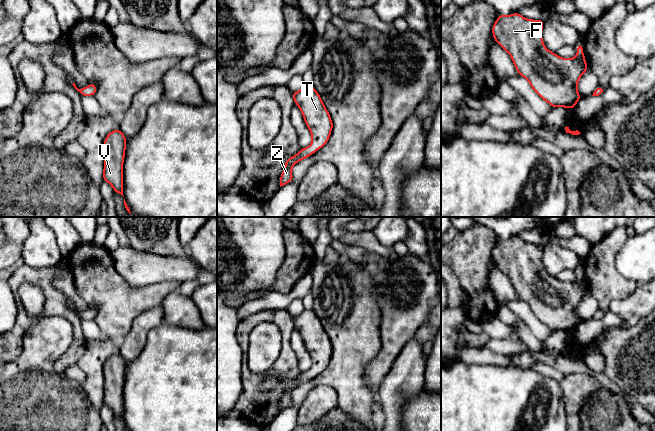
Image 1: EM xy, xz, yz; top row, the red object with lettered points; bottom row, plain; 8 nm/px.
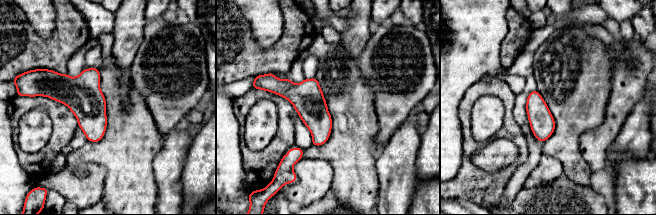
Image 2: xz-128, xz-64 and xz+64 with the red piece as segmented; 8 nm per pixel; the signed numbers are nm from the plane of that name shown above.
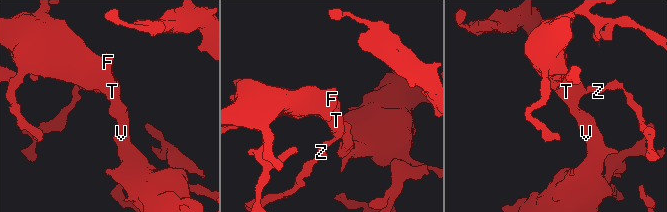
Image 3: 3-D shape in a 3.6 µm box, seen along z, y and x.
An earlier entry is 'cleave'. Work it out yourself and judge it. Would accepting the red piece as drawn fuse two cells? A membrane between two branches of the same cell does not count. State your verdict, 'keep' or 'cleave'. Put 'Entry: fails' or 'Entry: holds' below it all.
keep
Entry: fails

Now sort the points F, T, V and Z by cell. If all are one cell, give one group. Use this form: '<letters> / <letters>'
F T V Z

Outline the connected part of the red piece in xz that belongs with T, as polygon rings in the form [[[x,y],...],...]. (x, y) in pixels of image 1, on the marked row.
[[[304,86],[299,91],[292,92],[292,95],[310,131],[312,142],[307,148],[301,148],[296,155],[286,160],[280,176],[280,187],[293,181],[293,166],[322,148],[328,142],[333,129],[331,116],[313,86]]]

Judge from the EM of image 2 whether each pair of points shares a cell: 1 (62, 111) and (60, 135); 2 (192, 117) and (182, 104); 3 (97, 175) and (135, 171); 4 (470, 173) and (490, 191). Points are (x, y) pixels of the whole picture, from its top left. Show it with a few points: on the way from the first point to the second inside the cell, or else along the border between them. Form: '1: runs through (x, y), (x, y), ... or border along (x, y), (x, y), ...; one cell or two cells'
1: runs through (61, 117), (61, 129); one cell
2: border along (199, 106), (193, 107), (185, 115); two cells
3: border along (89, 163), (97, 163), (105, 170), (102, 197); two cells
4: runs through (475, 178), (485, 188); one cell

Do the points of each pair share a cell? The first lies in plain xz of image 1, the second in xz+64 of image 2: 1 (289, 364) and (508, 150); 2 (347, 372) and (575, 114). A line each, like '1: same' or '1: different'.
1: different
2: same

